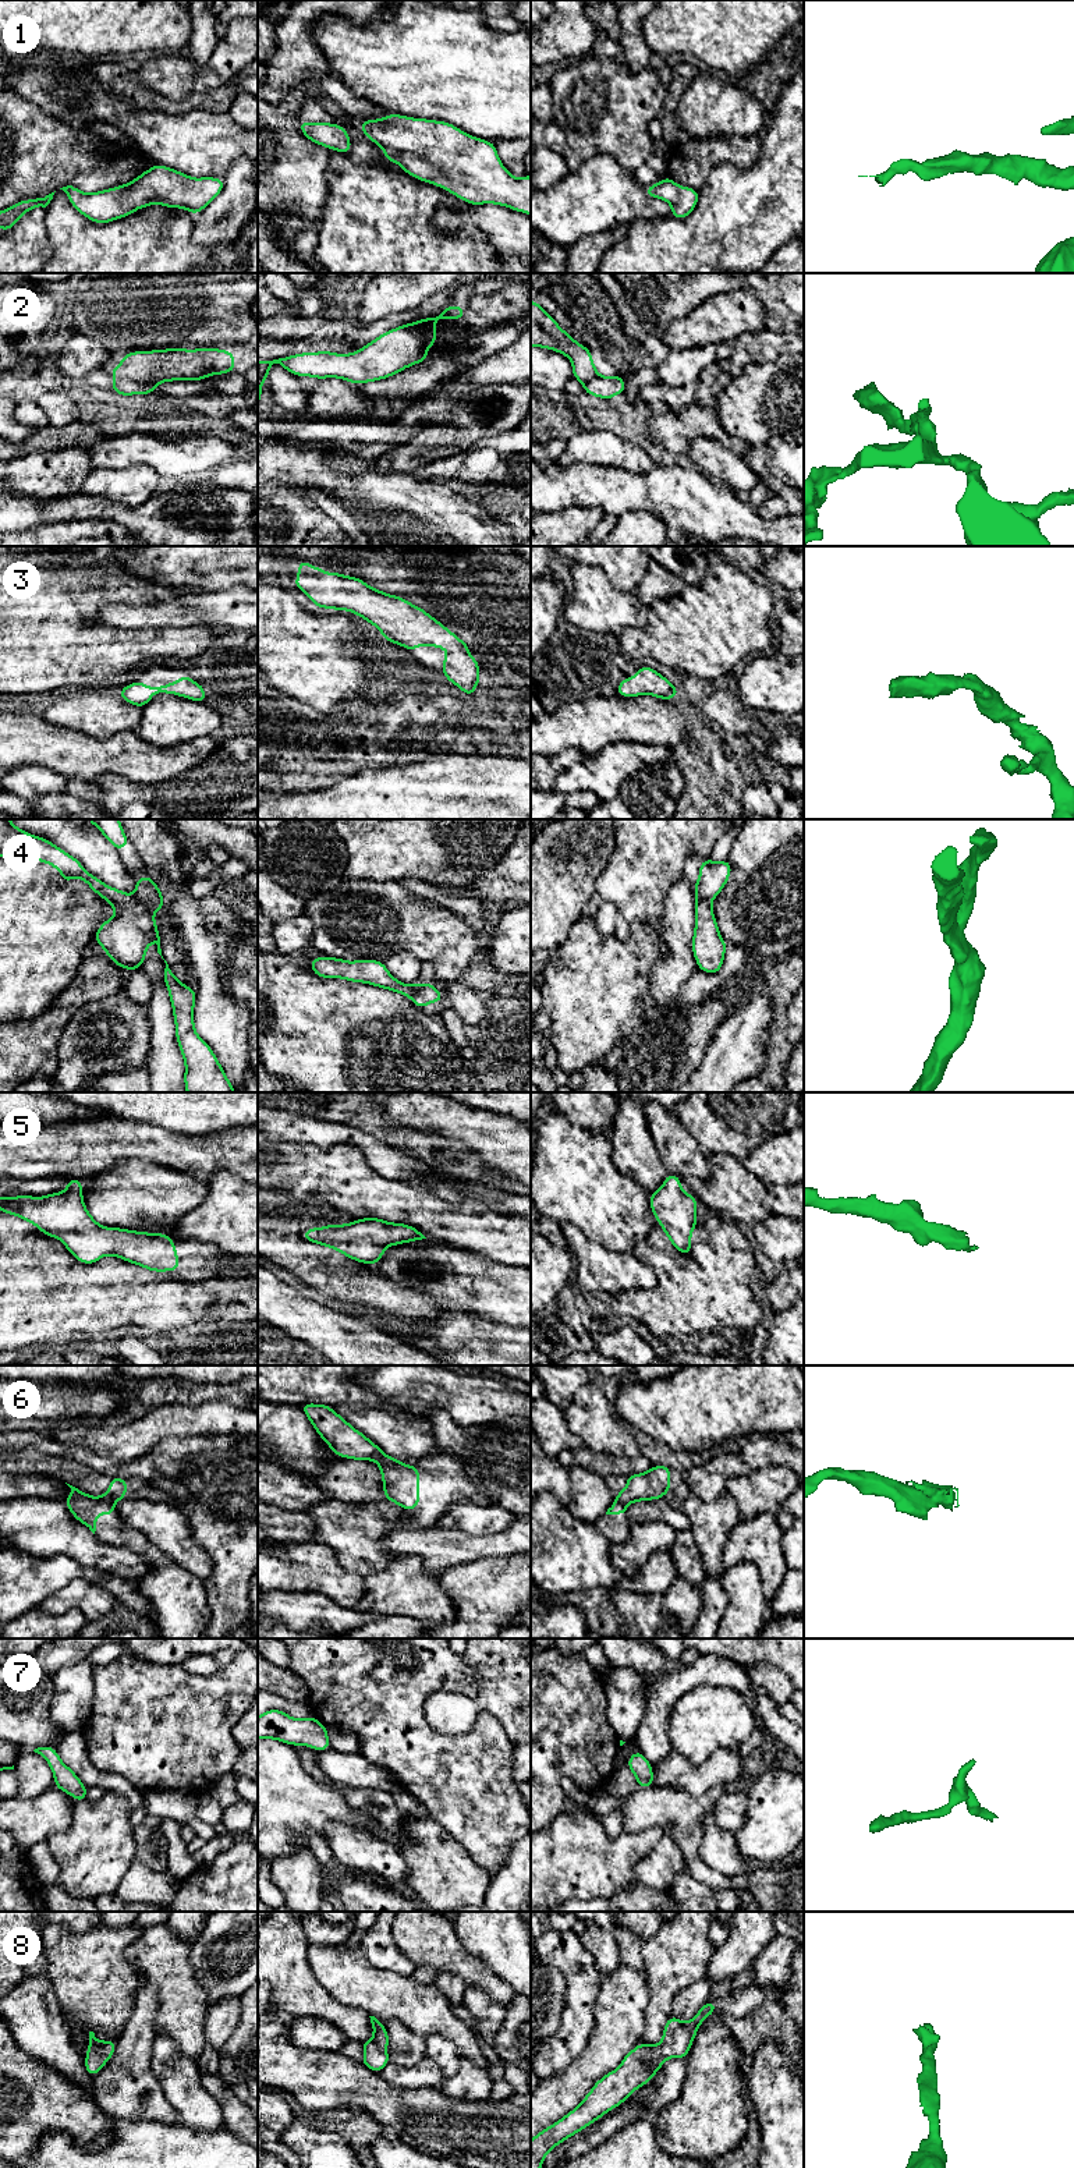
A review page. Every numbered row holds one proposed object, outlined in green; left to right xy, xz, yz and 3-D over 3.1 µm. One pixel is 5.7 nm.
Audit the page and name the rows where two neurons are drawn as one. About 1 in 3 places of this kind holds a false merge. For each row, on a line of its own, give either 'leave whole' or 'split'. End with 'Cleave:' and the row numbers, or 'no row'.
1: leave whole
2: split
3: leave whole
4: split
5: leave whole
6: split
7: leave whole
8: leave whole
Cleave: 2, 4, 6

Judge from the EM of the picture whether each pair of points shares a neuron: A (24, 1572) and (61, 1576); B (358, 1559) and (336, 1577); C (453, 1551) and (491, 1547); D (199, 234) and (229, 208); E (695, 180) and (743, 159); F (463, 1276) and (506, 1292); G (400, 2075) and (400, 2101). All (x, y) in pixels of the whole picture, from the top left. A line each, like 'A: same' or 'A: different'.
A: same
B: different
C: same
D: same
E: same
F: same
G: different

